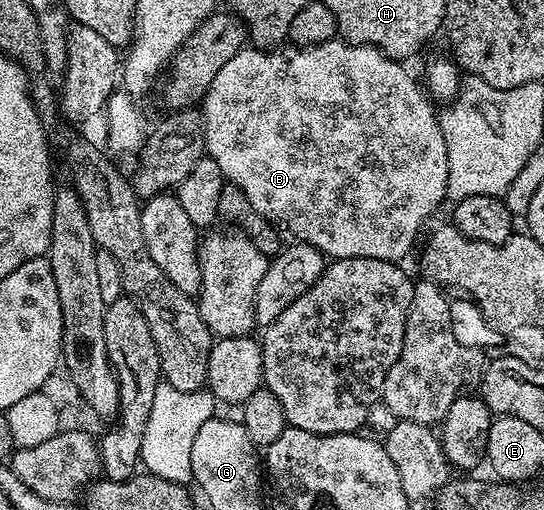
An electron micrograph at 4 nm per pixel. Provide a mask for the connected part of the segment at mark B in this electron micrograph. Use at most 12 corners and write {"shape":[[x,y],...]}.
{"shape":[[376,46],[244,48],[217,160],[288,239],[398,263],[439,115]]}

